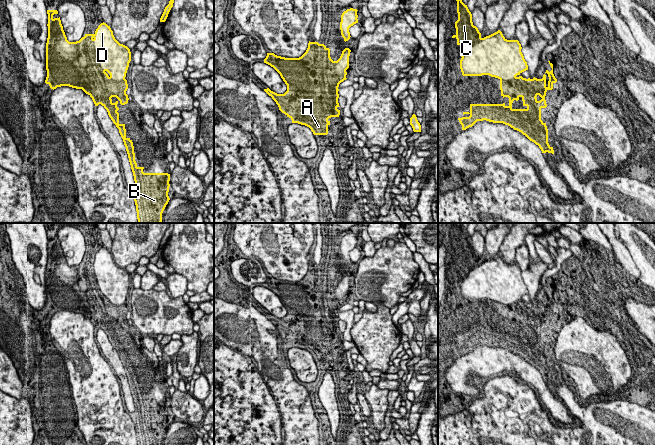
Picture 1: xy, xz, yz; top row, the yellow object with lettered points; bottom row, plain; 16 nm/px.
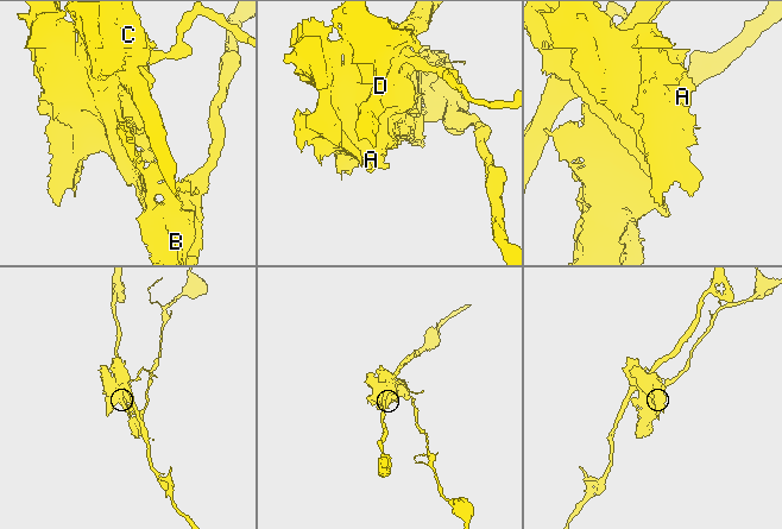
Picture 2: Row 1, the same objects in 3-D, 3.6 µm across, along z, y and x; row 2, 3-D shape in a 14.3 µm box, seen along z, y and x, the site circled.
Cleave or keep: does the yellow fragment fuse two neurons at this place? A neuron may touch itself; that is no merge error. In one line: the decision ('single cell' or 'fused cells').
fused cells

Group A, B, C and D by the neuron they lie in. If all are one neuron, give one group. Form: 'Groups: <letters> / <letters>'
Groups: A B C / D

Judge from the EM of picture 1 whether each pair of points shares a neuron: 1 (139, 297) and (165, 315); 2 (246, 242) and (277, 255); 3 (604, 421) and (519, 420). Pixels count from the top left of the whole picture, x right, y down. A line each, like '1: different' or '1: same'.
1: same
2: same
3: same

